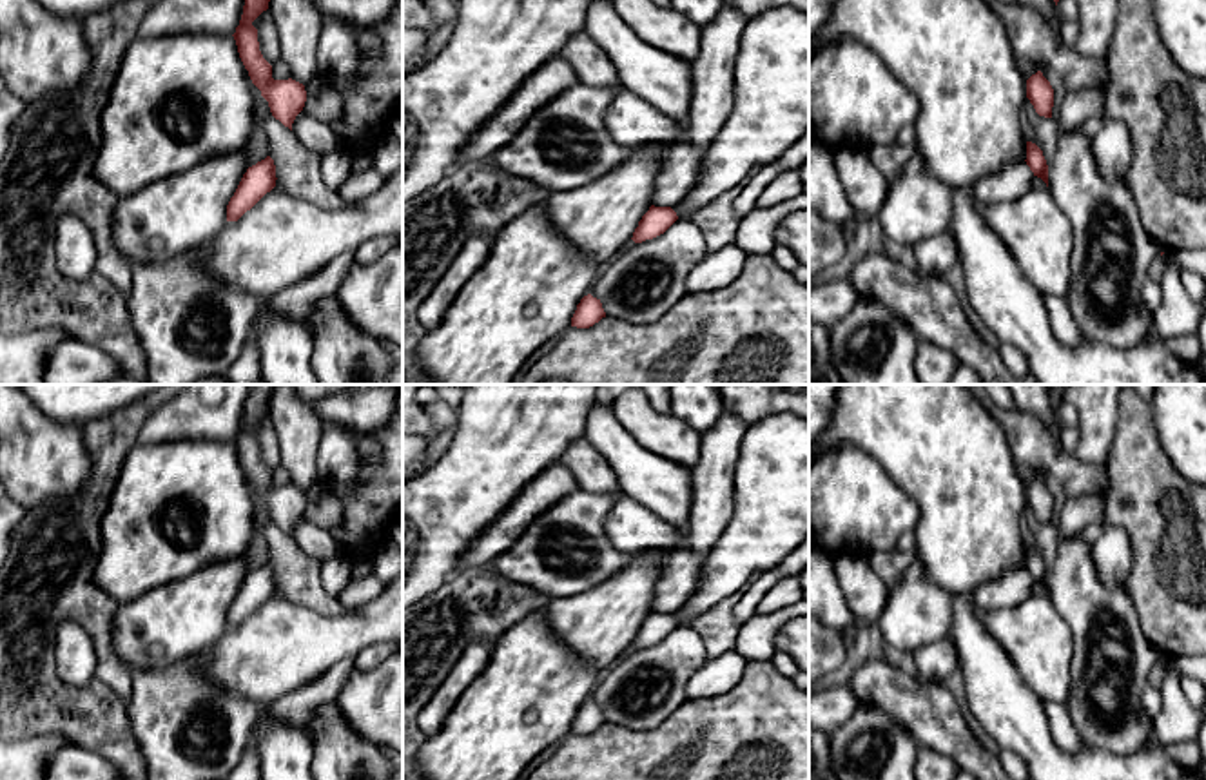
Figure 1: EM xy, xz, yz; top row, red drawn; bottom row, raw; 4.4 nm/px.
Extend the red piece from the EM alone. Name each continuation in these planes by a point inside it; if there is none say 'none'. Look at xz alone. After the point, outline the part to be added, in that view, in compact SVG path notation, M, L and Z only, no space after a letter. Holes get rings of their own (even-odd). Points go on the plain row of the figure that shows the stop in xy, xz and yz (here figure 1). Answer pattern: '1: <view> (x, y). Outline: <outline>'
none

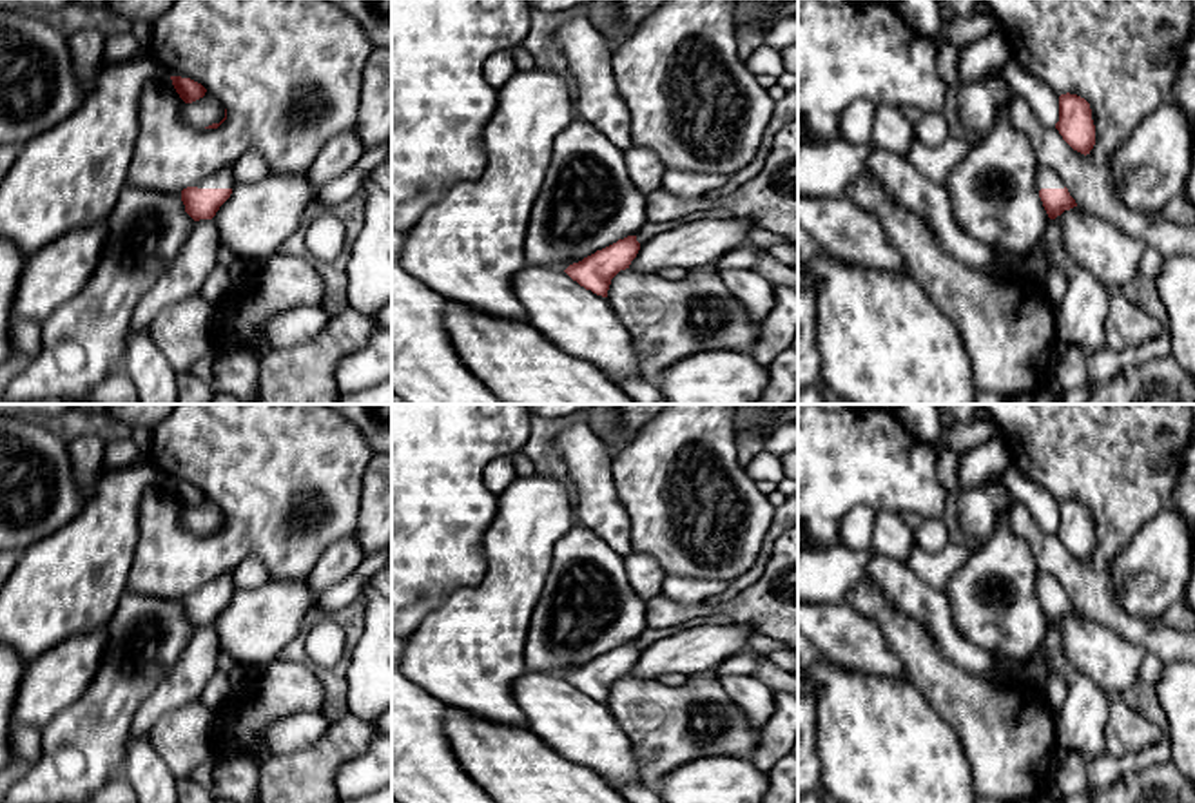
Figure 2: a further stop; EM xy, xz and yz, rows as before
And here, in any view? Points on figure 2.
1: xy (225, 584). Outline: M227 573L221 578L214 578L201 585L198 595L234 595L238 591L234 584L234 573Z

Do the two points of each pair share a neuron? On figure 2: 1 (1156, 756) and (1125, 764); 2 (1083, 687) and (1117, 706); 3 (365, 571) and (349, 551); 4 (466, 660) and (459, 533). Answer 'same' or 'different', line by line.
1: same
2: different
3: different
4: different

